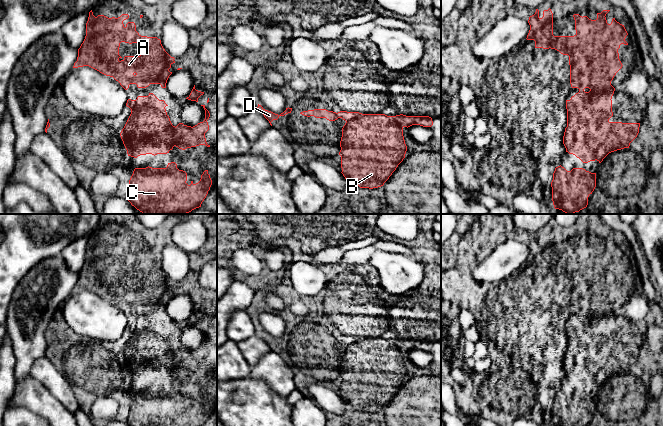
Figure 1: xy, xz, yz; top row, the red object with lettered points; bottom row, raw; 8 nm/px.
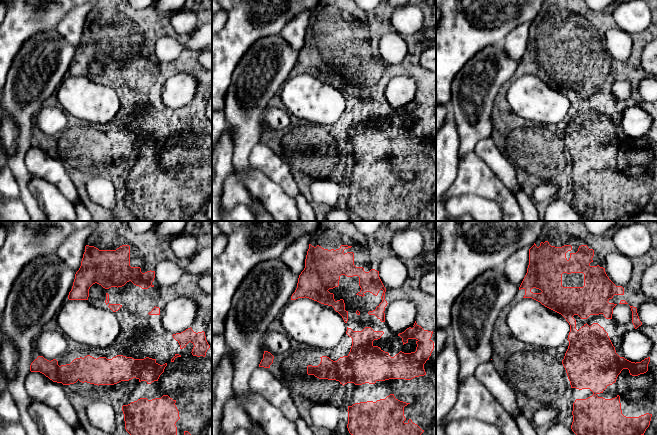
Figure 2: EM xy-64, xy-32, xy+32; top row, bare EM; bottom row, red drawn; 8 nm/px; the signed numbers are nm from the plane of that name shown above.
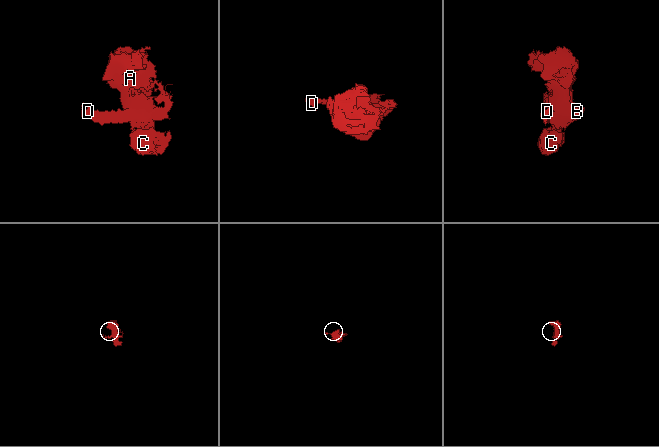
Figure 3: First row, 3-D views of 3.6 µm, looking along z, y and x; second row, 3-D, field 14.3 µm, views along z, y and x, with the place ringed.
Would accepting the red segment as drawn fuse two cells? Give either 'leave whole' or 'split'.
leave whole

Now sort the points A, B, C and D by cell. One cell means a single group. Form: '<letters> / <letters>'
A B C D

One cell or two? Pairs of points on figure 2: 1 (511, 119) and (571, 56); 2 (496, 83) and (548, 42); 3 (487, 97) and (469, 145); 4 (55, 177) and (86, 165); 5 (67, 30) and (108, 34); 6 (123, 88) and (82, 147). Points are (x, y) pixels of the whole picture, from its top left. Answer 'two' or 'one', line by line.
1: one
2: two
3: one
4: two
5: two
6: one

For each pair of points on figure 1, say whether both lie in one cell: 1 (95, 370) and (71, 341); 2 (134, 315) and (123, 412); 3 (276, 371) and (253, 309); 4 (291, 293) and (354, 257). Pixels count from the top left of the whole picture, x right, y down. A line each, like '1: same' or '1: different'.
1: same
2: same
3: different
4: different

